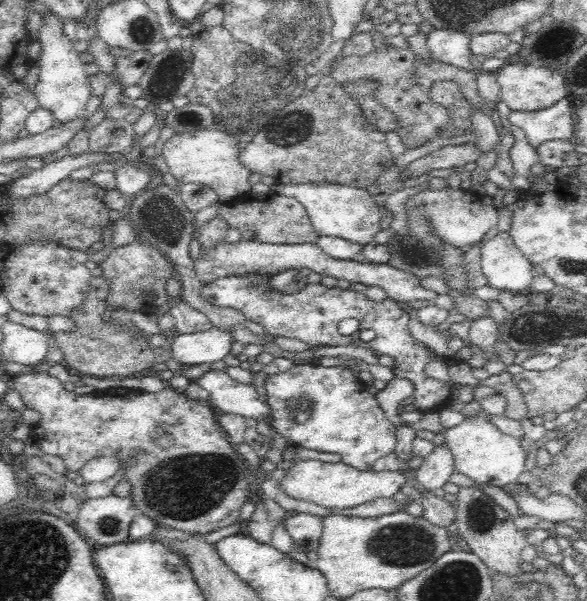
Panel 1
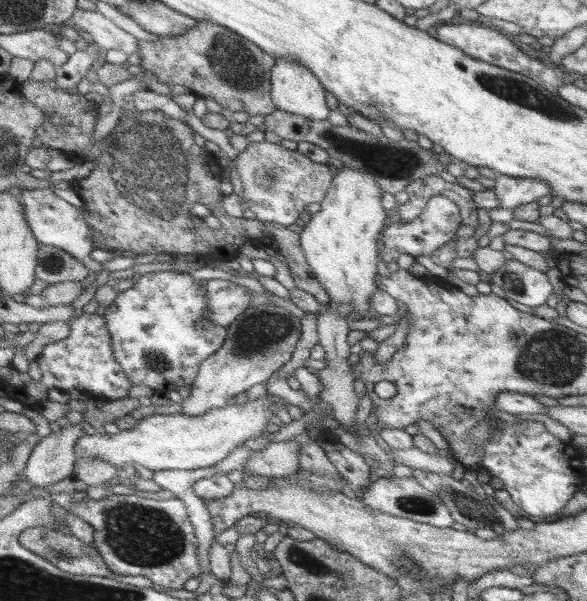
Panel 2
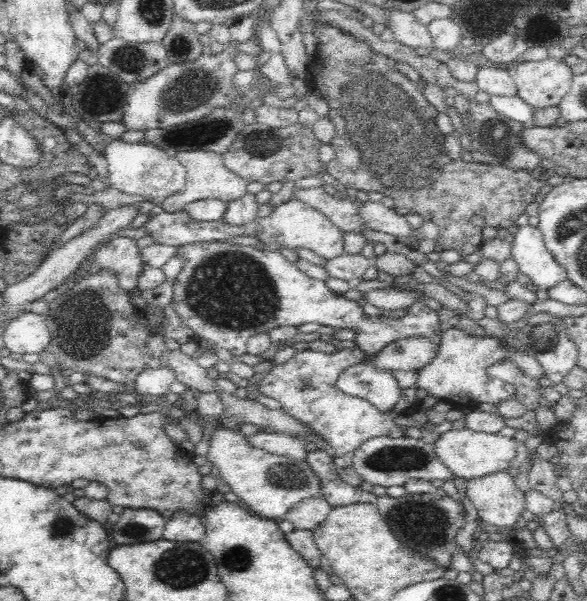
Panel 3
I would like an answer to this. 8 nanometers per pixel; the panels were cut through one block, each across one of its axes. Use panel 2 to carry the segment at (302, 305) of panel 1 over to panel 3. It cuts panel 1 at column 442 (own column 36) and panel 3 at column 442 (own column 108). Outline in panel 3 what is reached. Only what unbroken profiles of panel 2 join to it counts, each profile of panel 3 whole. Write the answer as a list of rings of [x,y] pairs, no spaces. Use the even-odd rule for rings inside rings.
[[[448,329],[440,336],[441,345],[437,357],[417,376],[419,387],[439,400],[462,404],[493,404],[515,398],[514,384],[504,382],[488,374],[488,367],[495,357],[508,352],[496,337],[467,335],[462,329]]]

